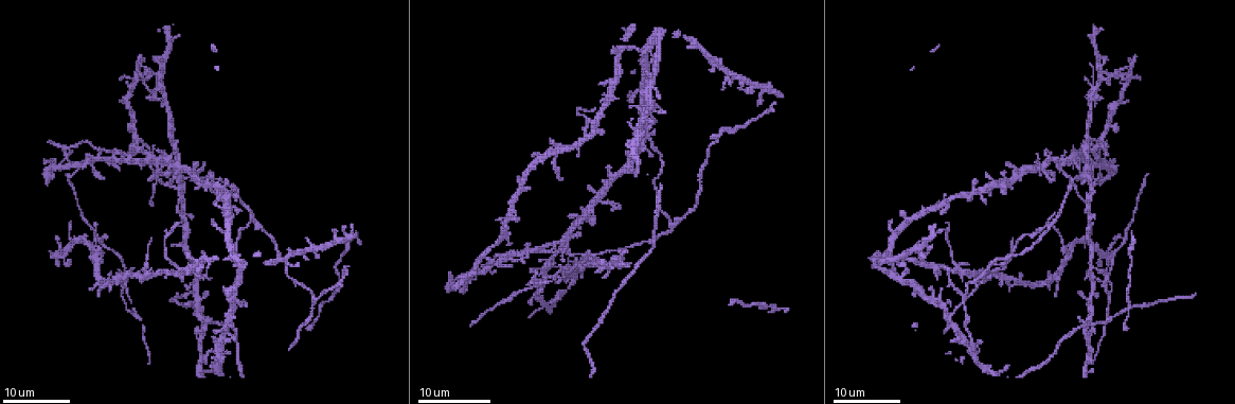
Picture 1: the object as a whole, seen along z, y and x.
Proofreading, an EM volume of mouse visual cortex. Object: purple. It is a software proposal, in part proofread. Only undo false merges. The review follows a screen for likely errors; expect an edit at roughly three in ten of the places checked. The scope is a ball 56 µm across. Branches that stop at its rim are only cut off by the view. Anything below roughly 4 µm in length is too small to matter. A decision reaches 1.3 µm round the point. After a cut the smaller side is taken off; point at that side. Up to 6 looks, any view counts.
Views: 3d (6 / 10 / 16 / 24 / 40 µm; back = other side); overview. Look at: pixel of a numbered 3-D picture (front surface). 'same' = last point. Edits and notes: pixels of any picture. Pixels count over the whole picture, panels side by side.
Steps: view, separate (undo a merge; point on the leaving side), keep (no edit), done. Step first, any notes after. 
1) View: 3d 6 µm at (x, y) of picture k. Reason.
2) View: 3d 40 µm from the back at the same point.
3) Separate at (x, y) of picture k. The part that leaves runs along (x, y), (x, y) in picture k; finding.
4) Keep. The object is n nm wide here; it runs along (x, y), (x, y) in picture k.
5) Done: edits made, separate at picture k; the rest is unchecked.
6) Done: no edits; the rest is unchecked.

View: 3d 24 µm at (156, 166) of picture 1. Looks like a crossing.

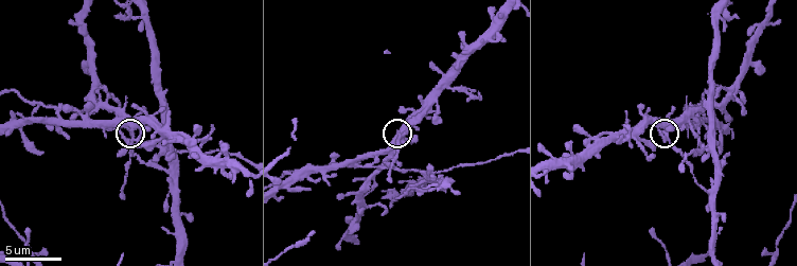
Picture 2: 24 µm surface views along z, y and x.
View: 3d 10 µm at (133, 132) of picture 2.

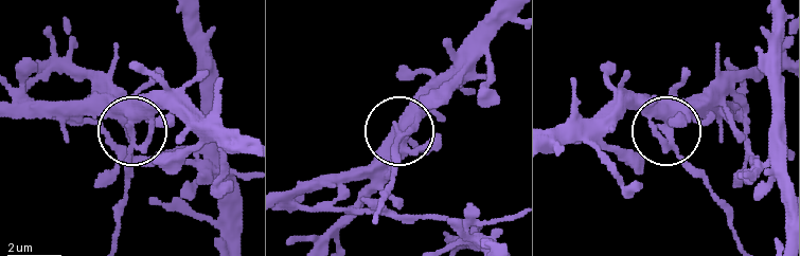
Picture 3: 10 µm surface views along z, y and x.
Keep. The object is 330 nm wide here; it runs along (555, 145), (596, 139), (637, 107), (724, 200) in picture 3; one neuron here.

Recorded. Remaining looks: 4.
View: 3d 10 µm at (447, 86) of picture 2. Four-way junction.

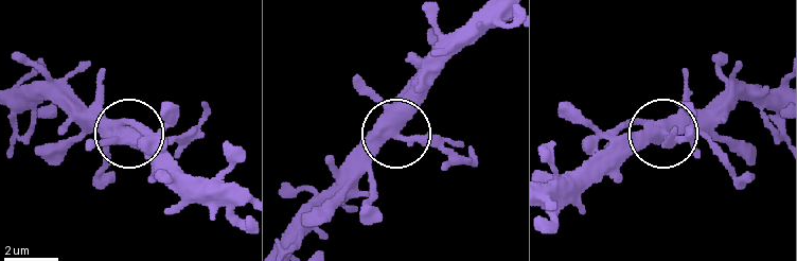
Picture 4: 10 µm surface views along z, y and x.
View: 3d 10 µm from the back at (665, 132) of picture 4. From behind.

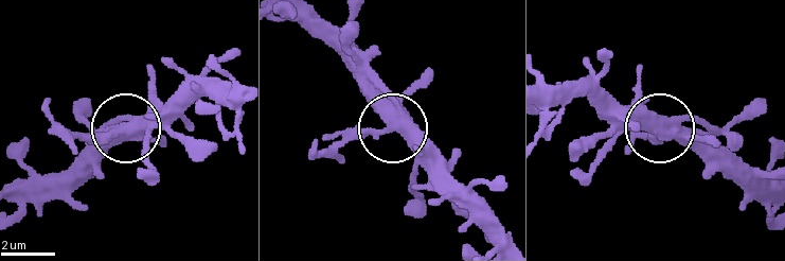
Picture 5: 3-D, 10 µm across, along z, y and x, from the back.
Keep. It runs along (67, 169), (121, 131), (67, 135) in picture 5; one neuron here.

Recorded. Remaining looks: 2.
View: 3d 16 µm at (556, 155) of picture 1. Three-way junction.

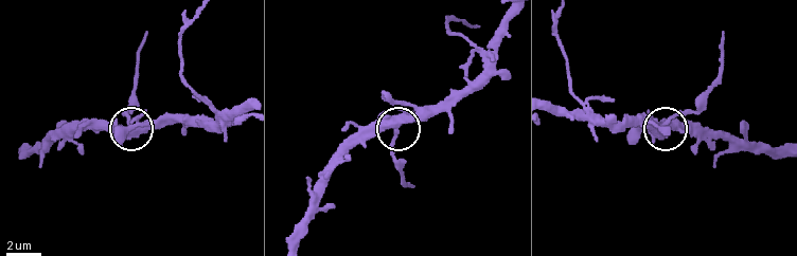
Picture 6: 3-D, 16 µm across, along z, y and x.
View: 3d 6 µm at (396, 127) of picture 6. Closer look.

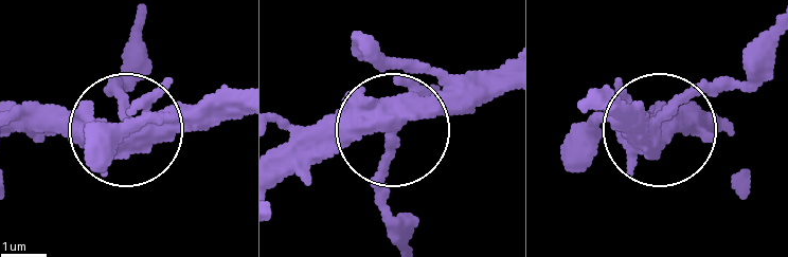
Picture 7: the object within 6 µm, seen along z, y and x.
Keep. The side arm is 7 µm long; it runs along (600, 110), (657, 125), (771, 57) in picture 7; all the same neuron.

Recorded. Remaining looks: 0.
Done: no edits; the rest is unchecked.

